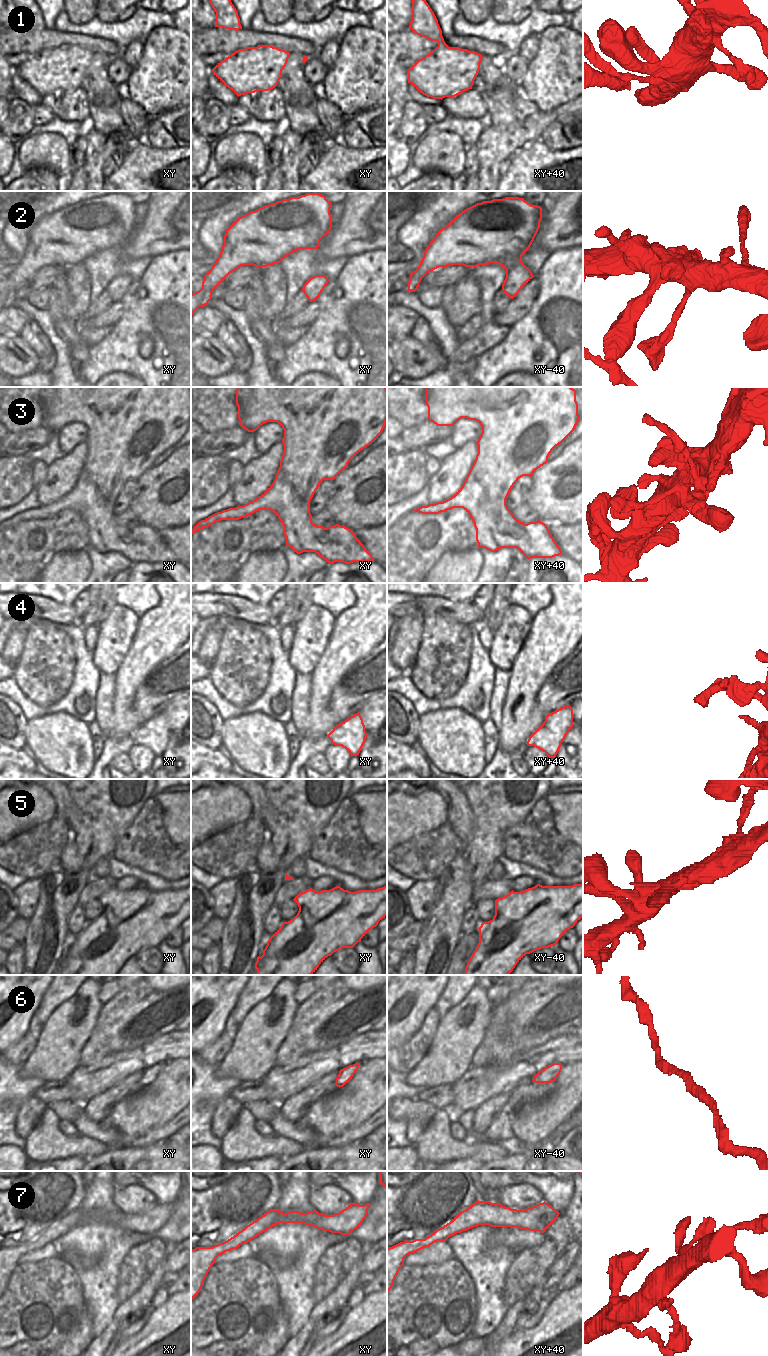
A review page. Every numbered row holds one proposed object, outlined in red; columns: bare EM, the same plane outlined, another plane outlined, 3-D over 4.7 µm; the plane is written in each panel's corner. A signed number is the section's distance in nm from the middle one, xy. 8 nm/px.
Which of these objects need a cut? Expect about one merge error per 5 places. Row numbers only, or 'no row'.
4

